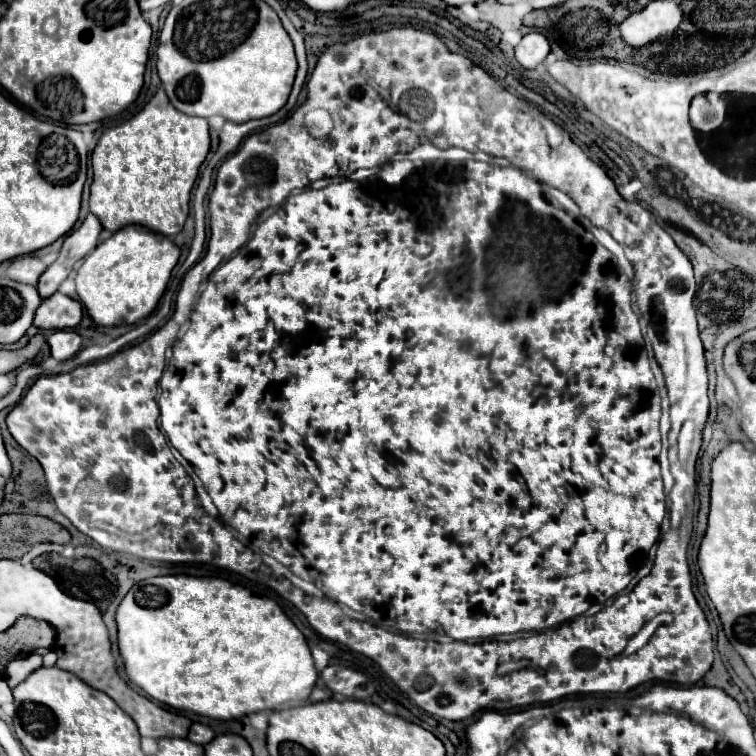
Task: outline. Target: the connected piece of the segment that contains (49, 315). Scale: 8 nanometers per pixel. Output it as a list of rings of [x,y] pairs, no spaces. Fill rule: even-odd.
[[[54,293],[42,299],[34,315],[34,327],[38,329],[68,329],[76,327],[82,319],[82,305],[62,293]]]

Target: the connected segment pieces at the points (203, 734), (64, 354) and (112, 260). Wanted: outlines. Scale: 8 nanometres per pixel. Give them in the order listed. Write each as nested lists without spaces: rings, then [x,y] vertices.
[[[194,723],[194,725],[190,727],[190,733],[188,733],[188,739],[190,739],[190,741],[196,741],[196,743],[200,743],[200,745],[206,745],[212,737],[214,737],[212,729],[206,727],[206,725],[202,725],[202,723]]]
[[[54,331],[48,337],[48,345],[52,349],[52,357],[58,361],[66,361],[74,357],[82,349],[82,337],[74,331]]]
[[[126,225],[110,239],[96,245],[76,271],[76,295],[98,325],[132,325],[156,307],[162,297],[180,249],[166,235],[140,225]]]

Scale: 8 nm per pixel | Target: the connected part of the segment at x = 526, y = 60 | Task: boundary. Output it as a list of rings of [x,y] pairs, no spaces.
[[[528,33],[516,47],[516,61],[526,69],[536,69],[550,53],[550,43],[542,33]]]

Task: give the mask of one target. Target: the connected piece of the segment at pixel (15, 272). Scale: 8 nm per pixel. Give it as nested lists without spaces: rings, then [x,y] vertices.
[[[22,255],[22,257],[16,257],[14,261],[10,261],[10,265],[6,269],[6,275],[10,279],[24,281],[28,285],[36,285],[36,281],[44,273],[44,269],[46,269],[46,265],[38,257]]]

